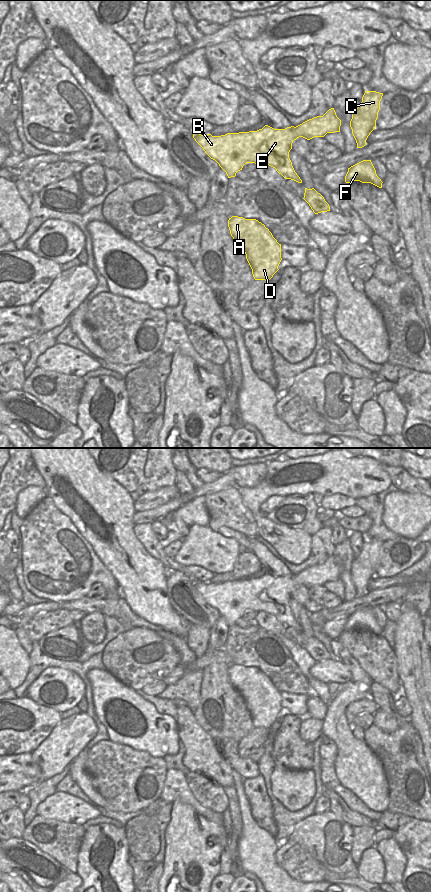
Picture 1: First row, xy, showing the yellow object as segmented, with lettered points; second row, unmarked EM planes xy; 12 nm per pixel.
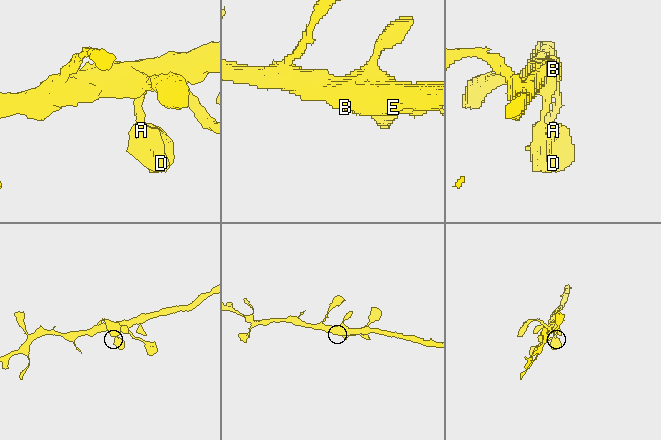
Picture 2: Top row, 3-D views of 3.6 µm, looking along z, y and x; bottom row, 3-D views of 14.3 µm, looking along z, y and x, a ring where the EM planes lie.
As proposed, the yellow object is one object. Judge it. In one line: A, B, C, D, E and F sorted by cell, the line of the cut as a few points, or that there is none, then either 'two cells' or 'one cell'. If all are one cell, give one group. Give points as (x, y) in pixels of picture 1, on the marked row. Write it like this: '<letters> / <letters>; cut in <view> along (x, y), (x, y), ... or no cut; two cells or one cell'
A B C D E F; no cut; one cell

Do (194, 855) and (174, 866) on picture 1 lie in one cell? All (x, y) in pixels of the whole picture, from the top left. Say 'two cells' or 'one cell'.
one cell

